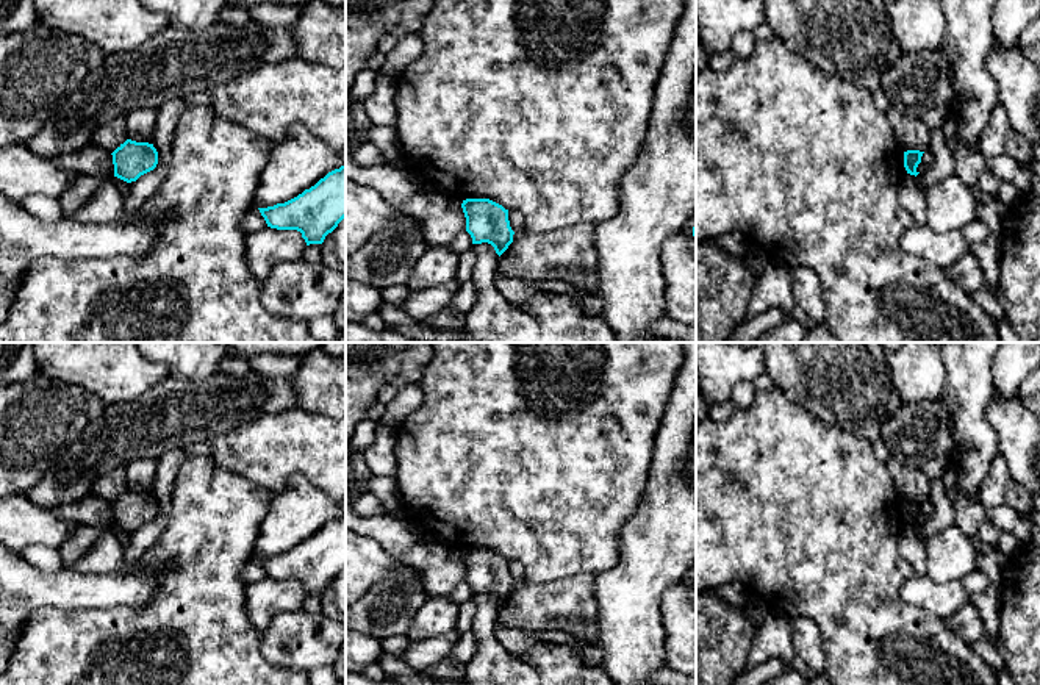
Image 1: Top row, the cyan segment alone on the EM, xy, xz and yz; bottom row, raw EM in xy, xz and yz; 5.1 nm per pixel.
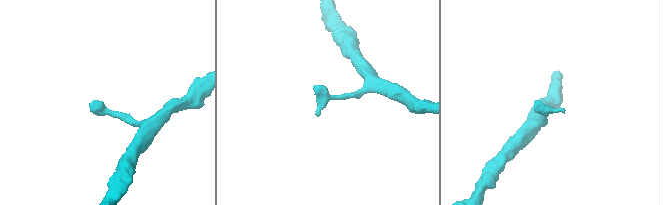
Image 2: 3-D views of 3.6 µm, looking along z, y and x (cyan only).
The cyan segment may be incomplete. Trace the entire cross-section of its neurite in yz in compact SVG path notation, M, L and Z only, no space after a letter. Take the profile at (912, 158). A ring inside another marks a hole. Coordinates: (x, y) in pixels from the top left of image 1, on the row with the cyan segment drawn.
M907 150L904 152L904 167L907 174L910 175L918 175L920 172L916 170L918 164L921 163L921 156L924 152L920 150Z

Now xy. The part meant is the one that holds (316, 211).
M346 163L297 197L258 210L267 227L297 230L307 246L322 244L346 217Z

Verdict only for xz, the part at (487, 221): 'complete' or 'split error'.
complete

